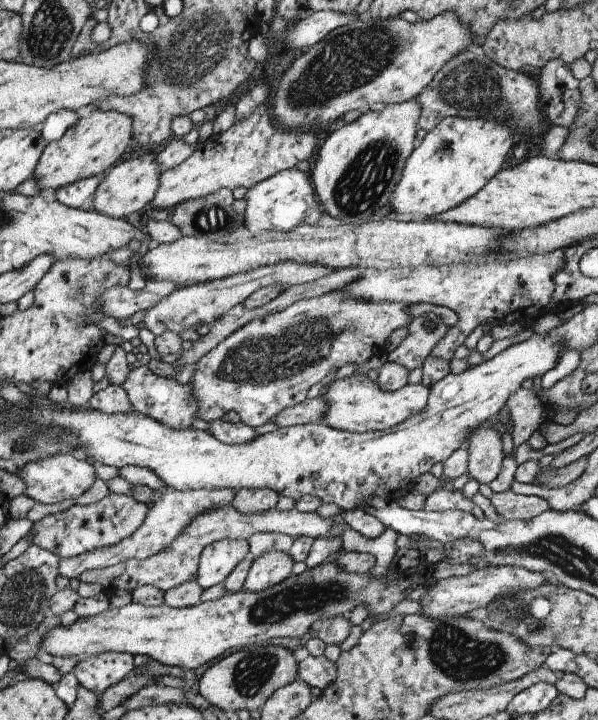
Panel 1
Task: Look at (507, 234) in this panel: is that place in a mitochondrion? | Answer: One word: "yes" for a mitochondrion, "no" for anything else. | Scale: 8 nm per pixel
no

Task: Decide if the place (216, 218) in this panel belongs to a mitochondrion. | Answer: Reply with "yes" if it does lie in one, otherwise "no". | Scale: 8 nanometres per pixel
yes

